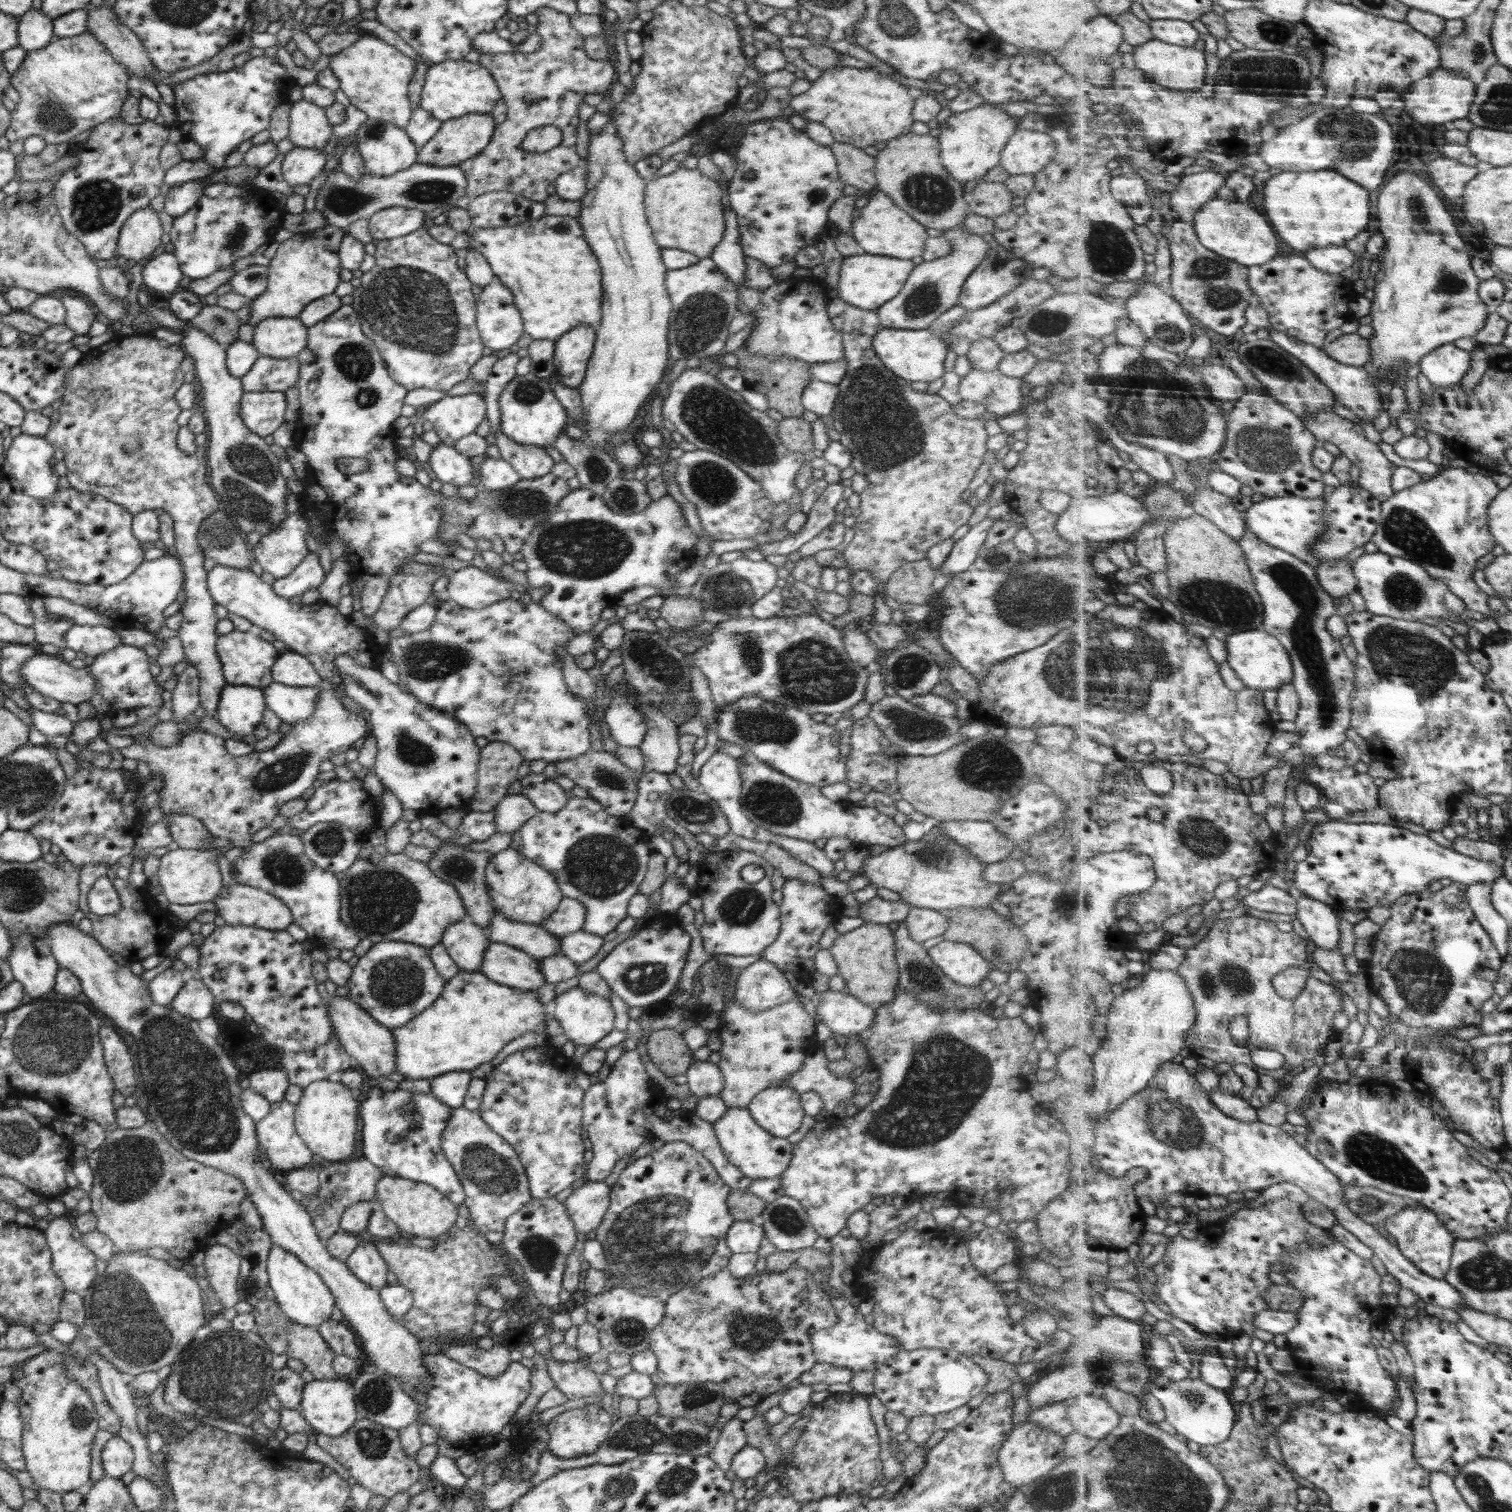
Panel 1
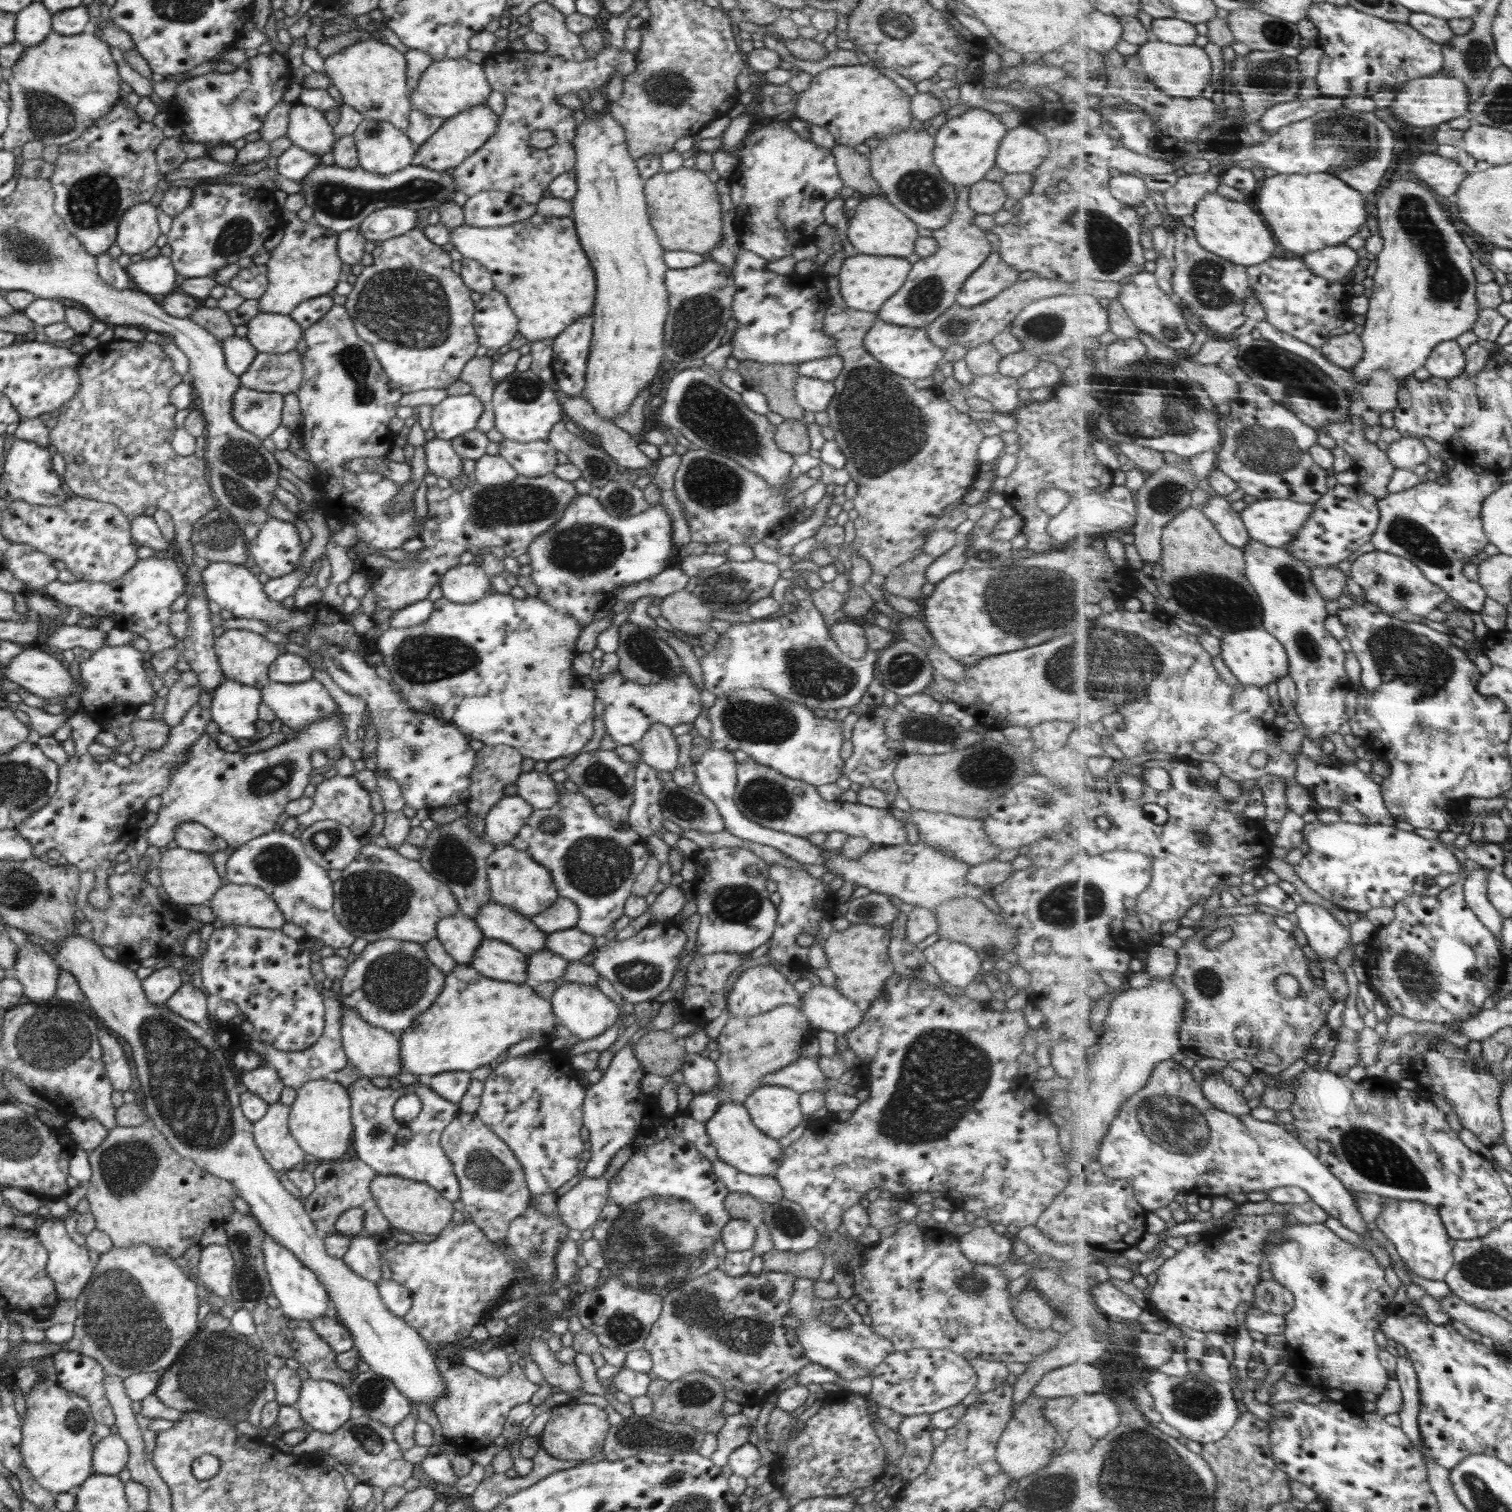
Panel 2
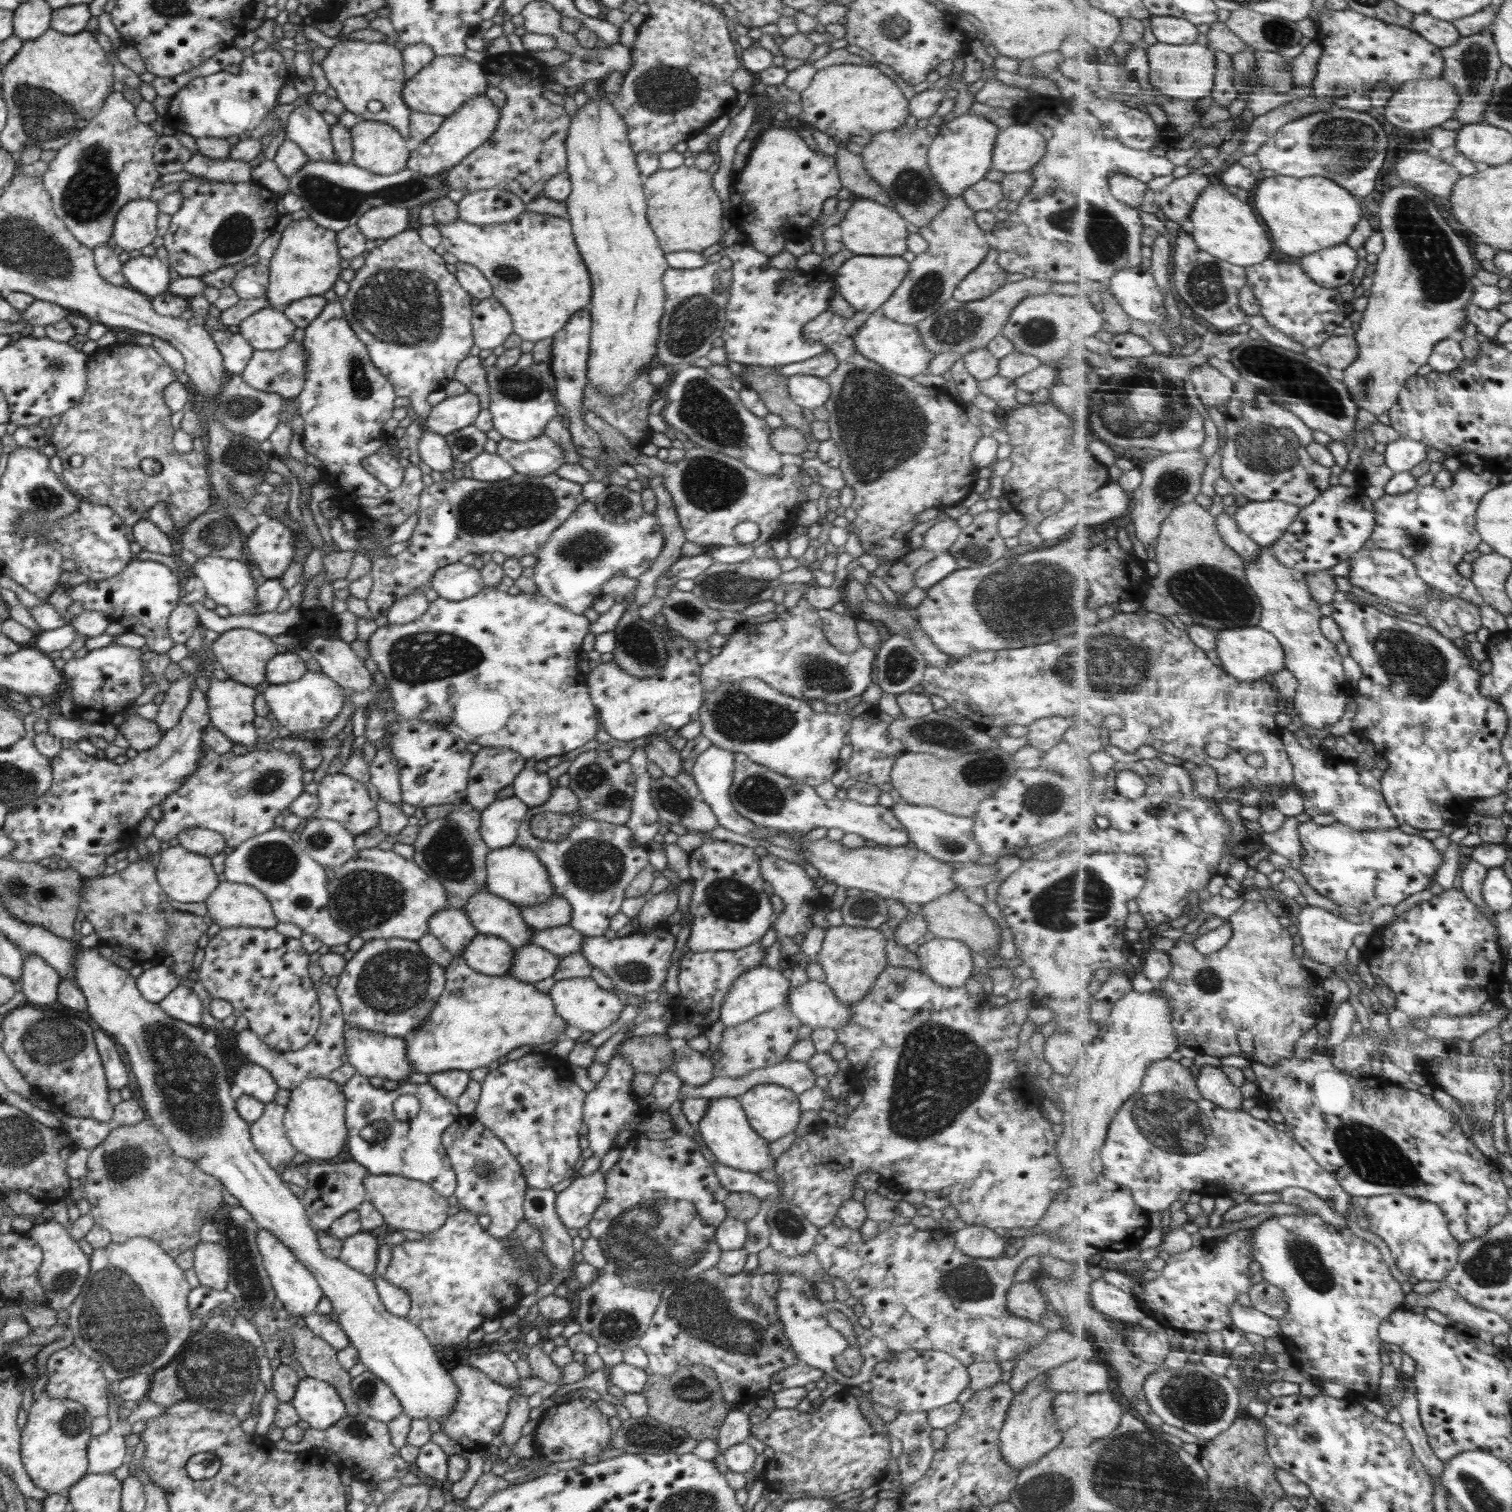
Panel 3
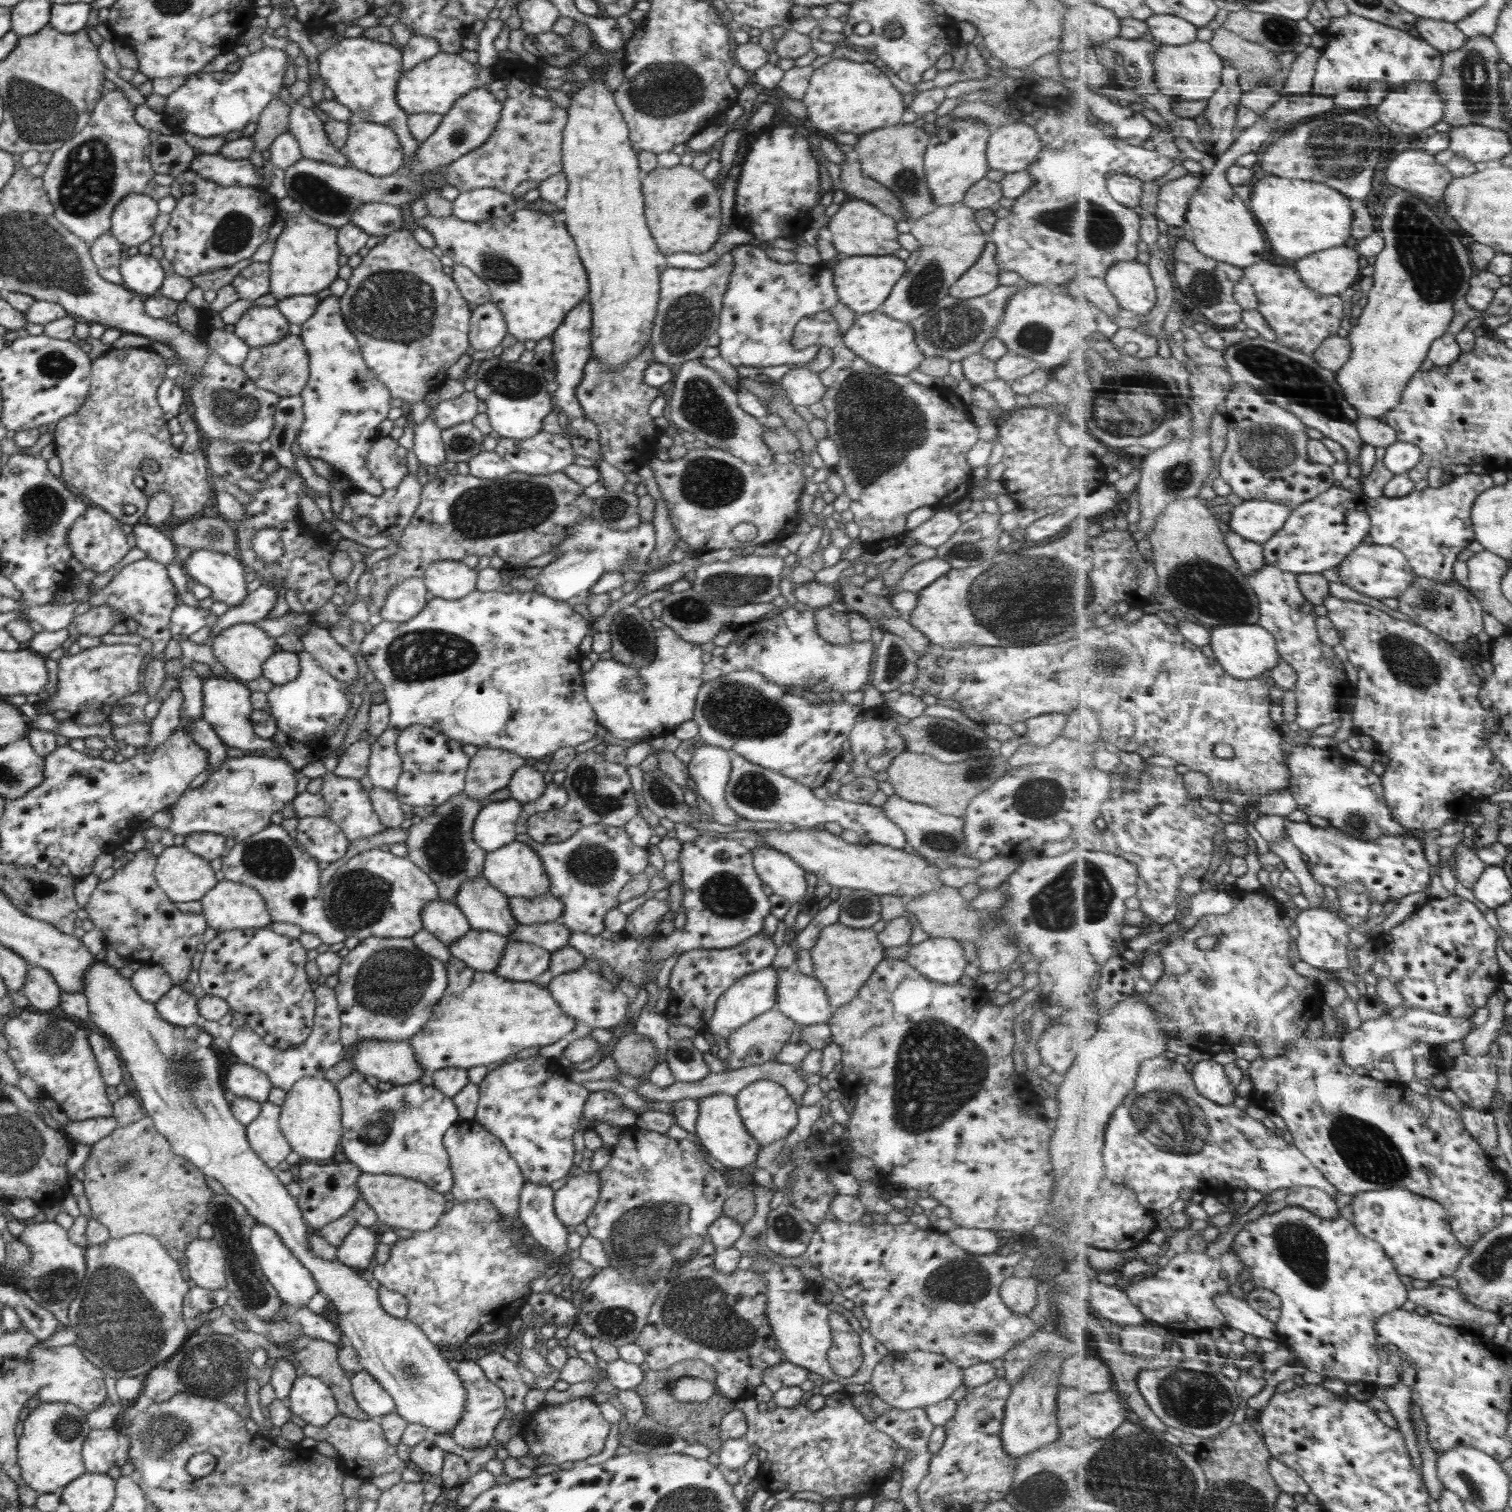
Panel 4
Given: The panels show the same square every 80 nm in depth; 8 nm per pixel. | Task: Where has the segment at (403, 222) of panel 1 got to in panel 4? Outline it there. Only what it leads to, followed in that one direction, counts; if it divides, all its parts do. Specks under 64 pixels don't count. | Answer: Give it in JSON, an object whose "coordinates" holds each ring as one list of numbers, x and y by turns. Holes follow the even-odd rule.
{"coordinates":[[374,202,362,204,351,216,351,223,368,236,383,239,391,232,402,229,402,207]]}

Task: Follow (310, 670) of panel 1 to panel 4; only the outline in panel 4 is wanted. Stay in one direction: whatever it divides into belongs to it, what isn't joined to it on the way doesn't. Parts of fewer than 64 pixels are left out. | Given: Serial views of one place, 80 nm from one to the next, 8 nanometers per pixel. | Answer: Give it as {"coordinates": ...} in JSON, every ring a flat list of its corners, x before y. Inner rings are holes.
{"coordinates":[[274,652,264,662,262,676,274,685,282,685,295,680,300,673,299,656,294,652]]}

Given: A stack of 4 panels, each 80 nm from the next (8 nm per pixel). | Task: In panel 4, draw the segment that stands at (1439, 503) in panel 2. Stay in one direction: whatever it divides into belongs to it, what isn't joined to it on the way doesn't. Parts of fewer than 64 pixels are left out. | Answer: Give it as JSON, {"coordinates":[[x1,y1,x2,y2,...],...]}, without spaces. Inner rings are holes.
{"coordinates":[[1492,471,1487,474,1470,472,1453,477,1450,483,1442,487,1428,487,1421,492,1416,490,1402,498,1384,496,1371,499,1368,512,1371,513,1370,534,1373,542,1405,552,1418,575,1453,583,1457,581,1454,564,1458,562,1458,554,1477,540,1473,508,1477,500,1496,485]]}

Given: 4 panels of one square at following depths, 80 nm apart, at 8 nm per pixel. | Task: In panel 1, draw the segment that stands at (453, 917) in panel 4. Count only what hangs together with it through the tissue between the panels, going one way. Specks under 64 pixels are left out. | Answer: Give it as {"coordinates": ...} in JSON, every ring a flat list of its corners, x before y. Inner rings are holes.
{"coordinates":[[465,919,449,924,441,940,452,960,466,972,479,971,489,942,486,930]]}

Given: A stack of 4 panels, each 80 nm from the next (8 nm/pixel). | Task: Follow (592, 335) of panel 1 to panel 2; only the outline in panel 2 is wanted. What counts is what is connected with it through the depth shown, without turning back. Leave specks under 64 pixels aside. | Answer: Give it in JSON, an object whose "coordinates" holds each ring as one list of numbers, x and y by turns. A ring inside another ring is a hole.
{"coordinates":[[593,318,576,320,553,338,553,387,578,397,585,387,587,358,593,331]]}

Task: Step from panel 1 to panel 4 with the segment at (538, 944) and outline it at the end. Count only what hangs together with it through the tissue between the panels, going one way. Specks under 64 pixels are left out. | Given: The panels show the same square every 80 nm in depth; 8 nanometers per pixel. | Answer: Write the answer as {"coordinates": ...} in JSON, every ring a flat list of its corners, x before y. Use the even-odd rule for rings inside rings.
{"coordinates":[[482,875,466,880,456,893,454,903,465,914,472,929,489,930,509,938,518,922,512,914,508,899]]}

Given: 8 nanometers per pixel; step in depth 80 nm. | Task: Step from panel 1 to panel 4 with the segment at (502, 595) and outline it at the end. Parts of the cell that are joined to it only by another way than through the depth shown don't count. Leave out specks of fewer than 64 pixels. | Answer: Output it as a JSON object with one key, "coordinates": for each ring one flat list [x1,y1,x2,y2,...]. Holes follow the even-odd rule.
{"coordinates":[[441,560,424,571,422,580,434,597,459,600,477,589,478,573,457,560]]}

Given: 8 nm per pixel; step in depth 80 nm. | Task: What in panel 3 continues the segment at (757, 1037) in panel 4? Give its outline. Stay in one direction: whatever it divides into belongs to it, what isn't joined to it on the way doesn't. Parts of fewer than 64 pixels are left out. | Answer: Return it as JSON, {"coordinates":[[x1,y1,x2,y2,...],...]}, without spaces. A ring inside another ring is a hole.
{"coordinates":[[786,1005,763,1012,760,1016,736,1026,725,1028,722,1043,716,1046,724,1056,715,1062,714,1077,742,1078,751,1070,766,1068,771,1064,788,1060,786,1055,796,1042,798,1028,802,1025,803,1022]]}

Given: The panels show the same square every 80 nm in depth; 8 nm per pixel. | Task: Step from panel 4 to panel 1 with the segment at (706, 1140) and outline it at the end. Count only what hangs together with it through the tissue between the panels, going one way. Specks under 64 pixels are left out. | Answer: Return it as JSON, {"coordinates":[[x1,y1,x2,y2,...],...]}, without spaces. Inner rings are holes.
{"coordinates":[[728,1108,728,1112,712,1123,712,1127,726,1159,751,1179,780,1179,784,1170,790,1166,792,1144,788,1142,788,1138,772,1136,760,1128,747,1108]]}

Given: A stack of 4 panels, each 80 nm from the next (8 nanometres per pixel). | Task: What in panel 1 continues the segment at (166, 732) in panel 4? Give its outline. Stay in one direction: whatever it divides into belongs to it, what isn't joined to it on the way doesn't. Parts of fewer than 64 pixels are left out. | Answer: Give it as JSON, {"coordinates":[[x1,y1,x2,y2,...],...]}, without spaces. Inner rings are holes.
{"coordinates":[[188,661,186,670,180,674,178,684,172,691,172,721,182,722,184,718,188,718,200,705,199,687,200,675,198,669,190,665]]}

